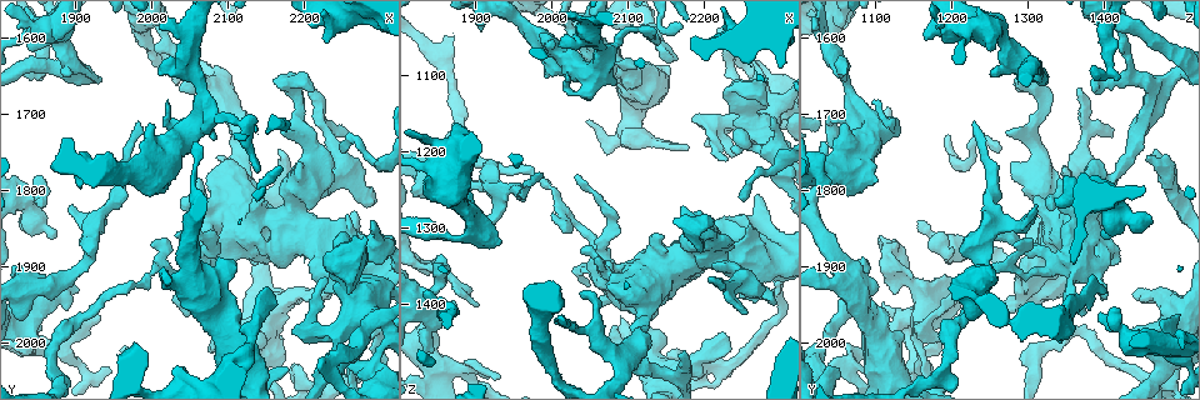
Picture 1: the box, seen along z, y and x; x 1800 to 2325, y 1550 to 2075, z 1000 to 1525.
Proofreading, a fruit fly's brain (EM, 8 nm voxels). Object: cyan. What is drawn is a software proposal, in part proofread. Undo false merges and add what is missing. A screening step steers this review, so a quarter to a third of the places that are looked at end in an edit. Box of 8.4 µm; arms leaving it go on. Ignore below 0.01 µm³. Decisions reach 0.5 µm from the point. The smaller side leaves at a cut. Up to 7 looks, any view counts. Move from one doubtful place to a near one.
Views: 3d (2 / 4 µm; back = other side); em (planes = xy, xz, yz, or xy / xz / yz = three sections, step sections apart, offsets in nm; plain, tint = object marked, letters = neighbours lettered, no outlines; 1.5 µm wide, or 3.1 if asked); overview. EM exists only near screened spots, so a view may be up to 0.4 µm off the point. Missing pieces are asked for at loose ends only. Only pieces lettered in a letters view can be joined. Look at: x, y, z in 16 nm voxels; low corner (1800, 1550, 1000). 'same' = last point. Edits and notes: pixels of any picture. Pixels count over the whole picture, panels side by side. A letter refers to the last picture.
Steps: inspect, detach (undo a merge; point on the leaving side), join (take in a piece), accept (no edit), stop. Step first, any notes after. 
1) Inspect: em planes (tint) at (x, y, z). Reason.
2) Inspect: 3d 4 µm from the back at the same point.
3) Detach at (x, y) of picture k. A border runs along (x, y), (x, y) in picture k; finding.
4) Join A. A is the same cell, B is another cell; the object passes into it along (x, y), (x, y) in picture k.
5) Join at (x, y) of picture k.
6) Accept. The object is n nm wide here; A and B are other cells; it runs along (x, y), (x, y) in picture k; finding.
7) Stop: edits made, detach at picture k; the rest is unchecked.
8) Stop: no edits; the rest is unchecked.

Inspect: em planes (letters) at (2135, 1775, 1055). Branch stops here.

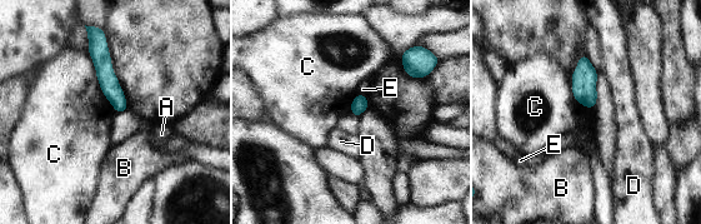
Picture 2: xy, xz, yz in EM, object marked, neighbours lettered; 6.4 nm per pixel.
Accept. The object is 100 nm wide here; A, B, C, D and E are other cells; none of them fits.

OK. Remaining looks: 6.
Inspect: em planes (letters) at (1870, 1860, 1395).

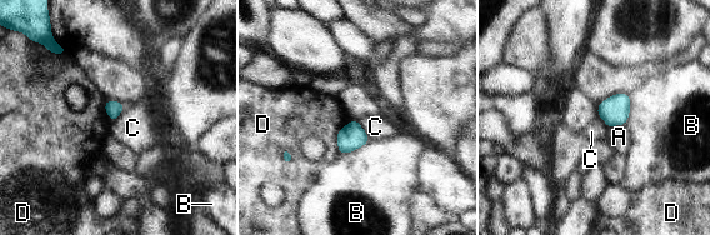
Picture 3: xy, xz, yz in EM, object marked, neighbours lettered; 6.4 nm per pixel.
Accept. A, B, C and D are other cells; a border runs along (354, 119), (370, 138) in picture 3; no lettered piece goes on from it.

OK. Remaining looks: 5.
Inspect: 3d 4 µm from the back at (2090, 1760, 1455). An open end.

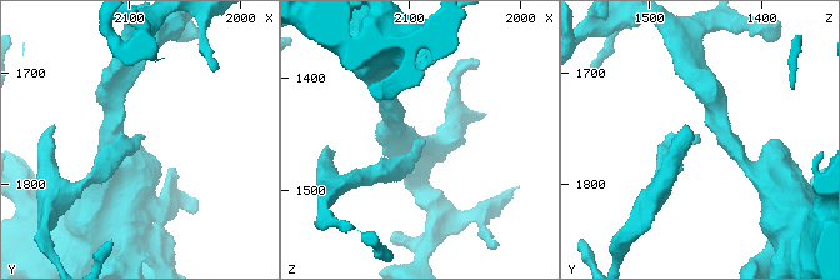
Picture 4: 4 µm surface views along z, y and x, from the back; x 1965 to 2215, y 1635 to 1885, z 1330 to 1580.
Inspect: em planes (plain) at (2090, 1758, 1454).

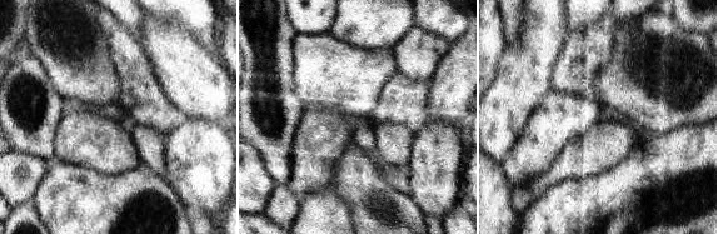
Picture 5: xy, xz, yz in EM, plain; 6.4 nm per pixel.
Inspect: em planes (letters) at the same point. See the neighbours.

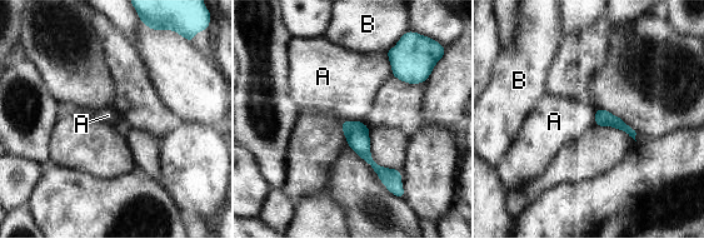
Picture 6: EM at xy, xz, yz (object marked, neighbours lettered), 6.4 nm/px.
Accept. A and B are other cells; it runs along (345, 124), (368, 159), (395, 180) in picture 6; no lettered piece goes on from it.

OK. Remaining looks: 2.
Stop: no edits; the rest is unchecked.

